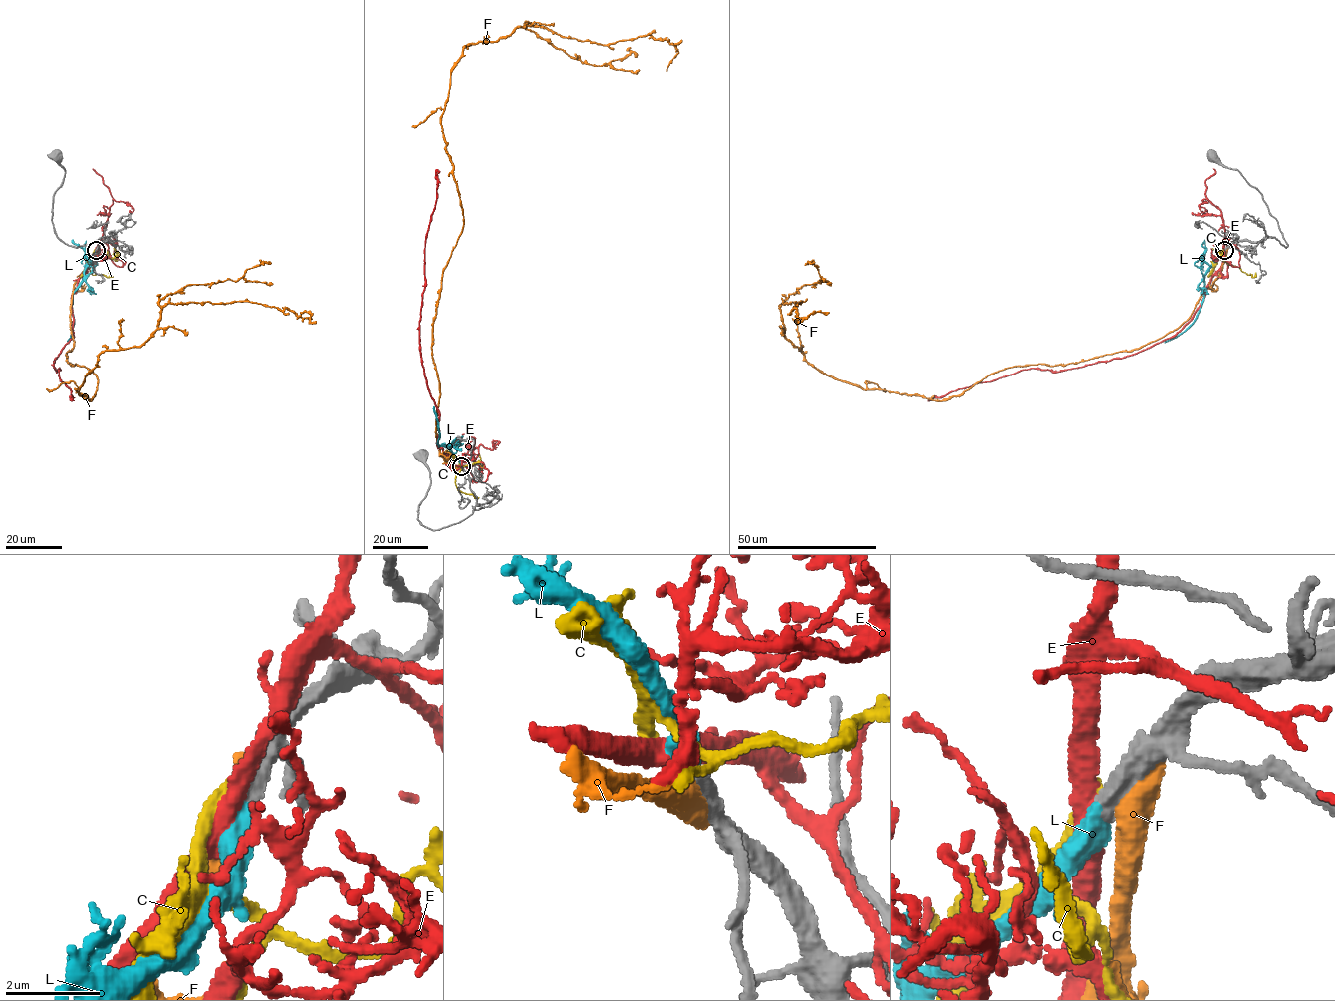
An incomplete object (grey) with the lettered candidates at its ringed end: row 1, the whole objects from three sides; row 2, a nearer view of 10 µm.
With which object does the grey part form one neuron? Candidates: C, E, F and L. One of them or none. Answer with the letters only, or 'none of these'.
L

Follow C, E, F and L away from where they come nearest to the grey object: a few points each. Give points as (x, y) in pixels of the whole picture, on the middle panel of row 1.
C: (461, 467), (460, 464), (462, 467), (456, 475), (455, 484), (459, 490), (474, 498)
E: (461, 467), (454, 466), (437, 446), (439, 413), (428, 391), (419, 344), (426, 236), (436, 199), (437, 169)
F: (462, 468), (439, 453), (432, 354), (463, 223), (441, 125), (454, 63), (531, 23), (667, 40), (666, 71)
L: (461, 467), (449, 446), (438, 445), (439, 425), (433, 406)

